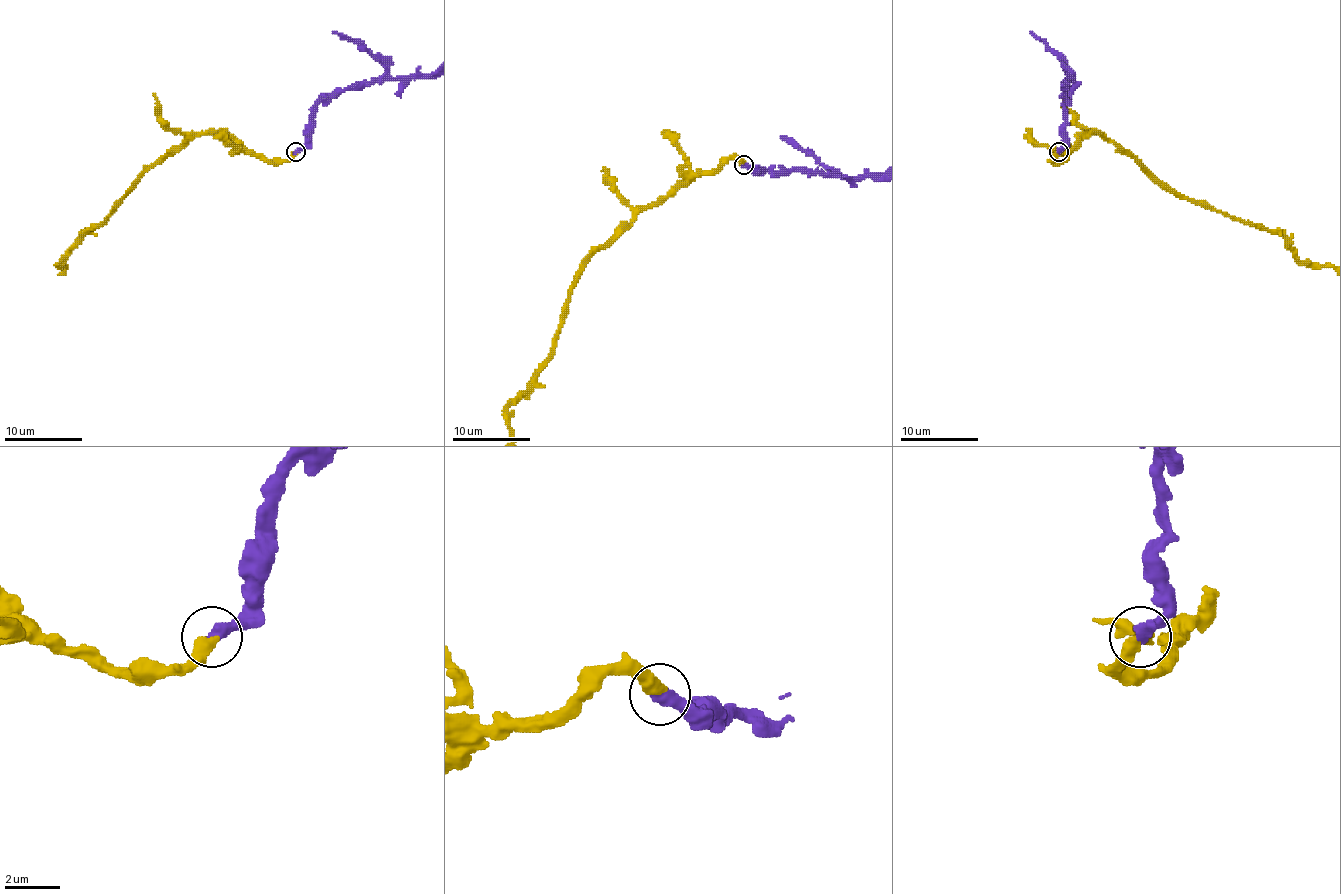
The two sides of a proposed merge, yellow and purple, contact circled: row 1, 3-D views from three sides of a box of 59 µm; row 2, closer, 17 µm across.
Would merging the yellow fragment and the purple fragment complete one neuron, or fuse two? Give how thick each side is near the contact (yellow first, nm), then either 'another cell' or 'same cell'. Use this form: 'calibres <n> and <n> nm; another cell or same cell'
calibres 500 and 480 nm; same cell

